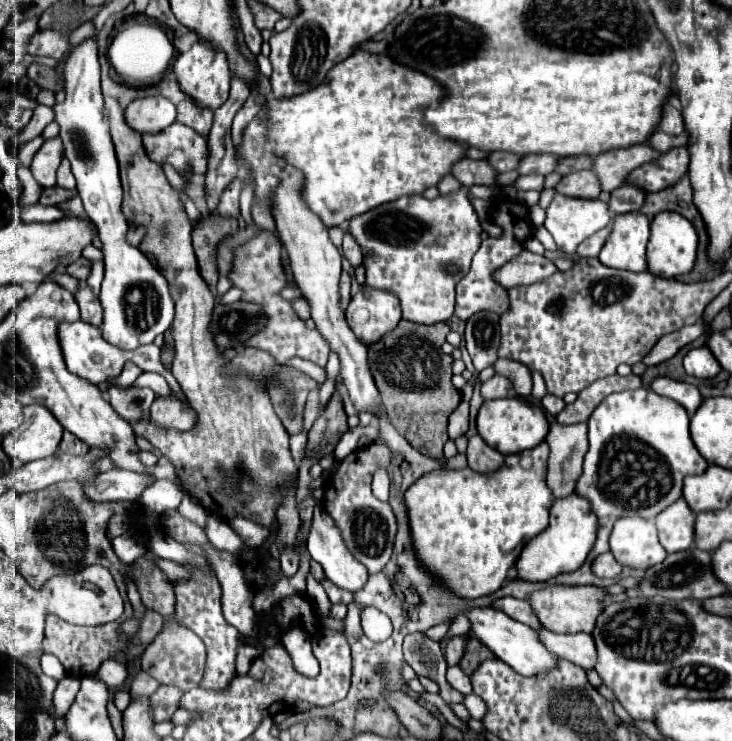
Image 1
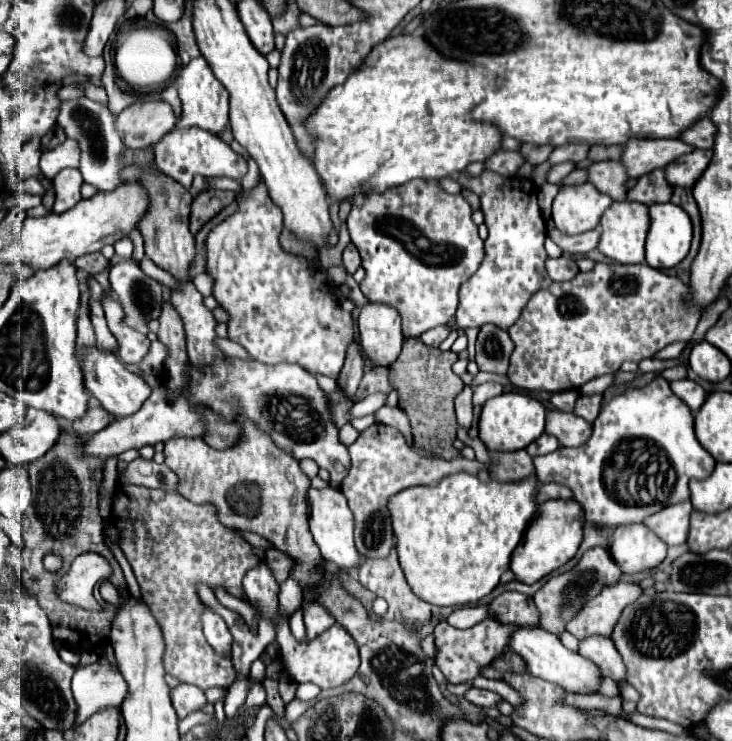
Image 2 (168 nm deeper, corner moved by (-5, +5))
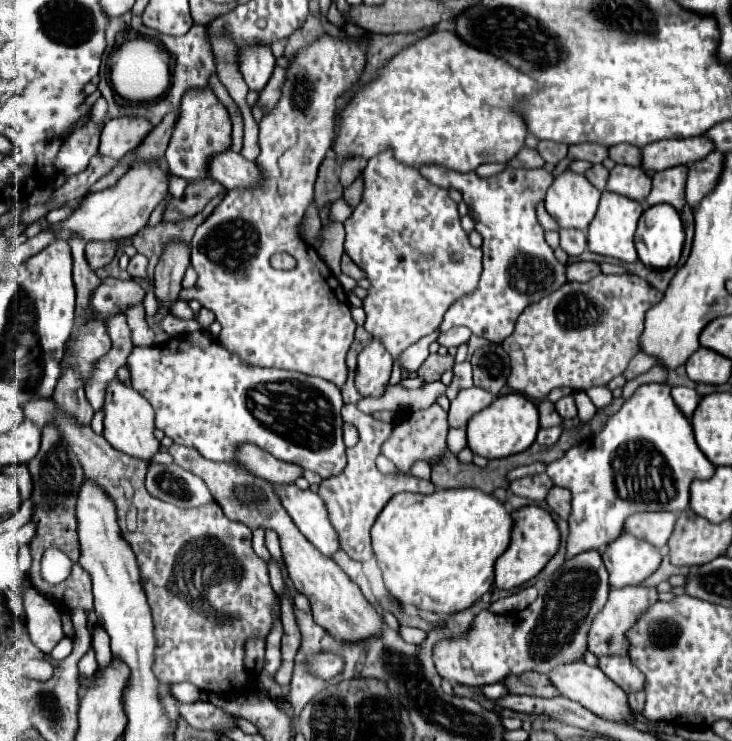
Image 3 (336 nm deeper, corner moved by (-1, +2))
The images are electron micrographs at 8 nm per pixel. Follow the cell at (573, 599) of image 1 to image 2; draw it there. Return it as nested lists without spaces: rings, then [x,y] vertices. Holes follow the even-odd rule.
[[[619,581],[613,587],[605,587],[585,609],[575,615],[571,623],[567,623],[567,631],[577,639],[585,639],[589,635],[611,637],[615,623],[621,617],[621,611],[635,603],[643,595],[643,589],[637,583]]]

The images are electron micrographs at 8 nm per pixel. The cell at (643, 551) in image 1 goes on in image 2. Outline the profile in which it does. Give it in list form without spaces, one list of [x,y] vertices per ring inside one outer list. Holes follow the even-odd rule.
[[[633,523],[613,529],[609,553],[623,573],[635,575],[657,567],[667,555],[667,545],[657,535],[651,535],[643,523]]]

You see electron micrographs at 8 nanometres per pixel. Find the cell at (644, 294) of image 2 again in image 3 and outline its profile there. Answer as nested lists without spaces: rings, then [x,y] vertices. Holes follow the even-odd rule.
[[[599,274],[589,282],[567,282],[551,292],[541,302],[523,310],[515,330],[505,338],[503,348],[511,358],[511,374],[507,384],[533,400],[543,400],[553,388],[567,386],[571,390],[587,390],[591,386],[609,384],[611,378],[623,374],[629,360],[641,352],[639,338],[643,334],[645,312],[663,298],[663,292],[649,286],[647,280],[635,274]]]

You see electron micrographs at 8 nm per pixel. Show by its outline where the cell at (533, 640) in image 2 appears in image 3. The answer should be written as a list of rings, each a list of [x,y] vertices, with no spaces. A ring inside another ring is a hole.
[[[583,660],[565,662],[565,664],[555,666],[555,670],[547,672],[547,678],[559,690],[561,696],[579,702],[581,706],[585,706],[587,710],[591,710],[593,714],[597,714],[605,720],[629,720],[629,718],[633,718],[629,704],[627,704],[627,694],[615,682],[611,682],[611,678],[607,678],[603,674],[603,670],[599,670],[597,666],[587,666]]]

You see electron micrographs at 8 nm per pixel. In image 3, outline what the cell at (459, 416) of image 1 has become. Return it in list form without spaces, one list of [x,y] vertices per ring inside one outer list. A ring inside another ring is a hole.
[[[465,360],[465,362],[461,362],[461,364],[455,364],[453,366],[453,382],[451,382],[451,386],[455,388],[455,396],[457,396],[457,392],[461,390],[461,388],[469,388],[469,386],[473,386],[473,373],[472,366],[469,364],[469,360]]]

